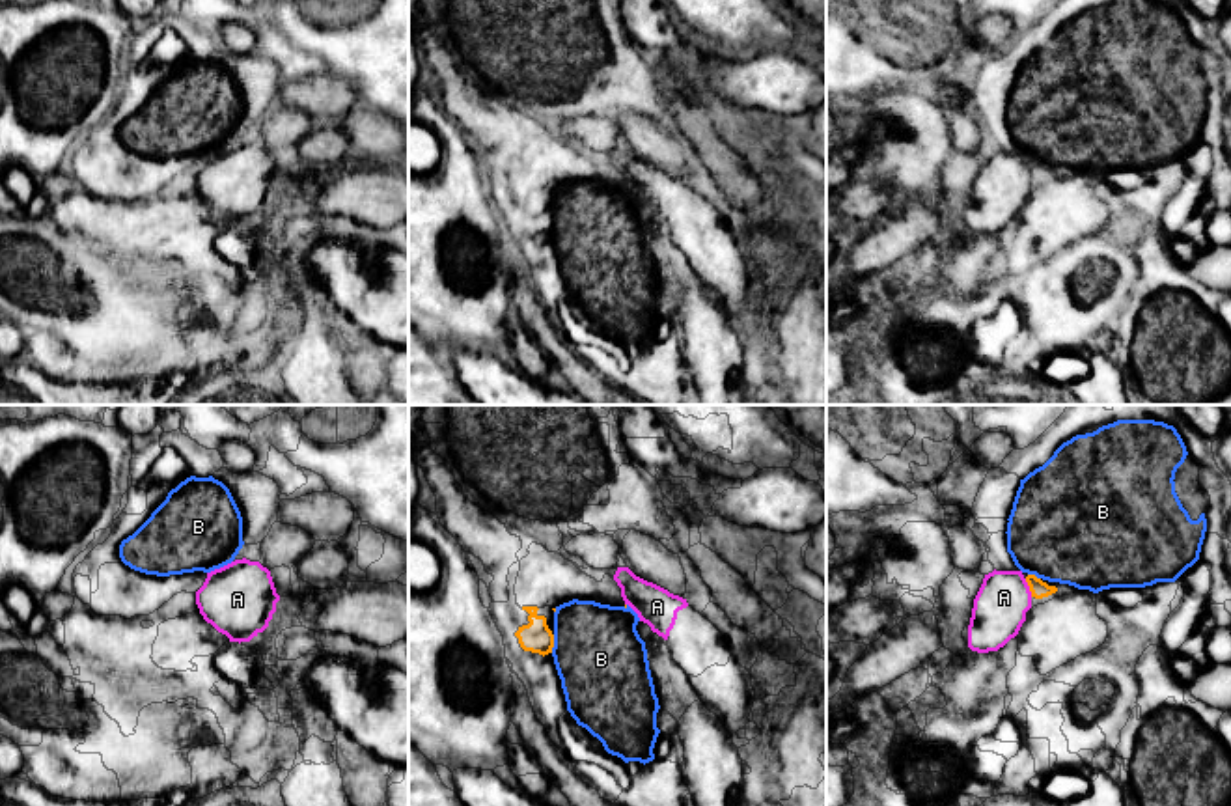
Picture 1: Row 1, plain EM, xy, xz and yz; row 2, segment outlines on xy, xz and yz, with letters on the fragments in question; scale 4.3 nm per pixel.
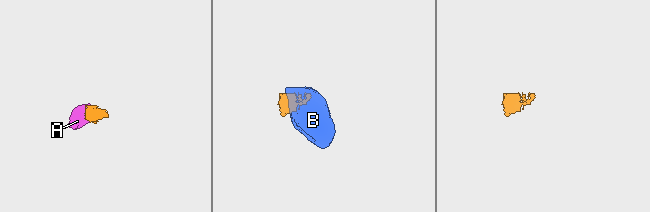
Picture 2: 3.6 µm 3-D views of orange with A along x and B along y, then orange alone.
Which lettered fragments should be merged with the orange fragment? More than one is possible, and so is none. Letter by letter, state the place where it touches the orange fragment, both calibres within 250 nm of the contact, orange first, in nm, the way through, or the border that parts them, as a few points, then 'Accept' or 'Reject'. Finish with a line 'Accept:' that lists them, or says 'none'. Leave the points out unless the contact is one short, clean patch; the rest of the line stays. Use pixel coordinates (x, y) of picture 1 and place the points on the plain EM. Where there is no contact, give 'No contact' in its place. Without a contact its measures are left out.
A: Touches orange at yz (1030, 170). Thickness 70 nm (orange) against 220 nm. Boundary: yz (1024, 161), (1032, 178). Reject
B: Touches orange at xz (553, 226). Thickness 140 nm (orange) against 380 nm. Path across: xz (536, 219), (553, 226), (584, 226), (601, 241). Accept
Accept: B

